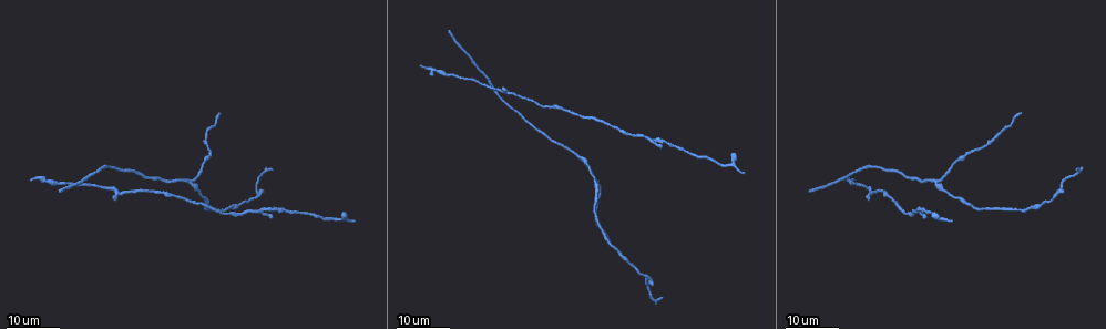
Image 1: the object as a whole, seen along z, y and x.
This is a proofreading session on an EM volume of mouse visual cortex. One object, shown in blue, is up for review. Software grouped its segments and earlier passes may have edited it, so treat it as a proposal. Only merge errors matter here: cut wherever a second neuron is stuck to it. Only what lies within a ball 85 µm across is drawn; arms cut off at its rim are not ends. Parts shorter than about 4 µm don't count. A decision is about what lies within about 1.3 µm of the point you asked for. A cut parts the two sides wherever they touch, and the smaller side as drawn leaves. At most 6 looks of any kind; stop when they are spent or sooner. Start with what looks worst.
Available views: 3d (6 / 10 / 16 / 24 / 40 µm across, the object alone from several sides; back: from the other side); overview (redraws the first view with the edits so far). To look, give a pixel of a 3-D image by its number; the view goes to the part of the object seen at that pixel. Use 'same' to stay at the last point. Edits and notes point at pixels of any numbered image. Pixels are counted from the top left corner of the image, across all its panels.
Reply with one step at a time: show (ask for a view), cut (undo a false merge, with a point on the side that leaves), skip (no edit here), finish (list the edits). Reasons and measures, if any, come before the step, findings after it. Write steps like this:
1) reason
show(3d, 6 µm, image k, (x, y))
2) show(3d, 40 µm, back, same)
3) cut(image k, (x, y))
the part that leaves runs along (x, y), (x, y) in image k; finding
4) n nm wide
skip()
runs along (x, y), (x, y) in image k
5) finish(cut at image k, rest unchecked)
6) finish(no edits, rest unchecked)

side arm on a straight run
show(3d, 24 µm, image 1, (937, 181))

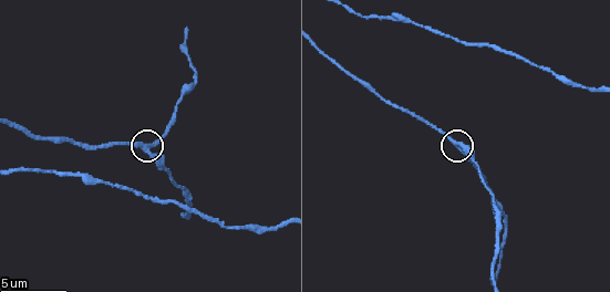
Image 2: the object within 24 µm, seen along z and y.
show(3d, 6 µm, image 2, (147, 150))

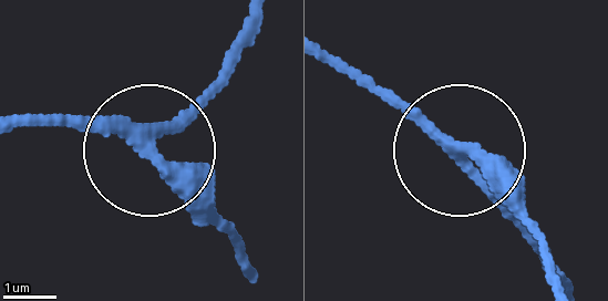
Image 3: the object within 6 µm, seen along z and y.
from behind
show(3d, 6 µm, back, image 3, (153, 156))

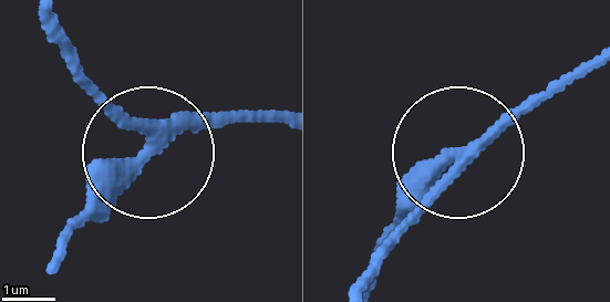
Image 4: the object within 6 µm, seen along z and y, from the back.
3 arms
skip()
all the same neuron

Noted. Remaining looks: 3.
show(3d, 24 µm, image 1, (84, 184))

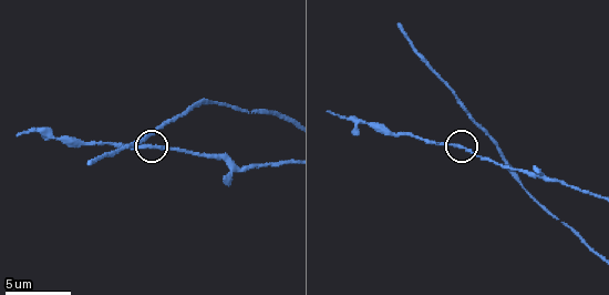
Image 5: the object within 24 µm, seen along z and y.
show(3d, 6 µm, image 5, (153, 147))

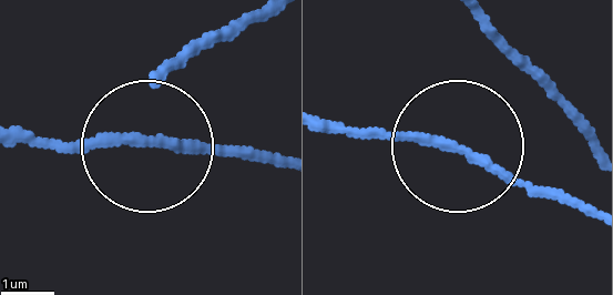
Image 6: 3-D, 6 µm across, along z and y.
skip()
all the same neuron

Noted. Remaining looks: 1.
finish(no edits, rest unchecked)

